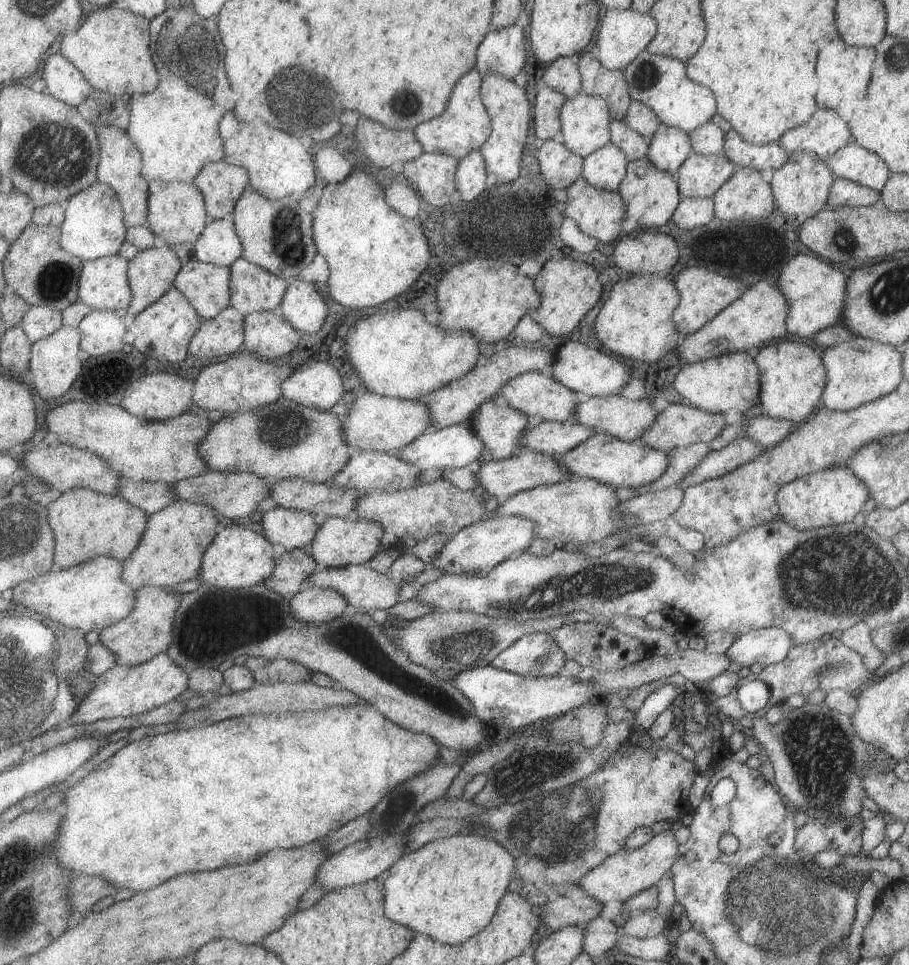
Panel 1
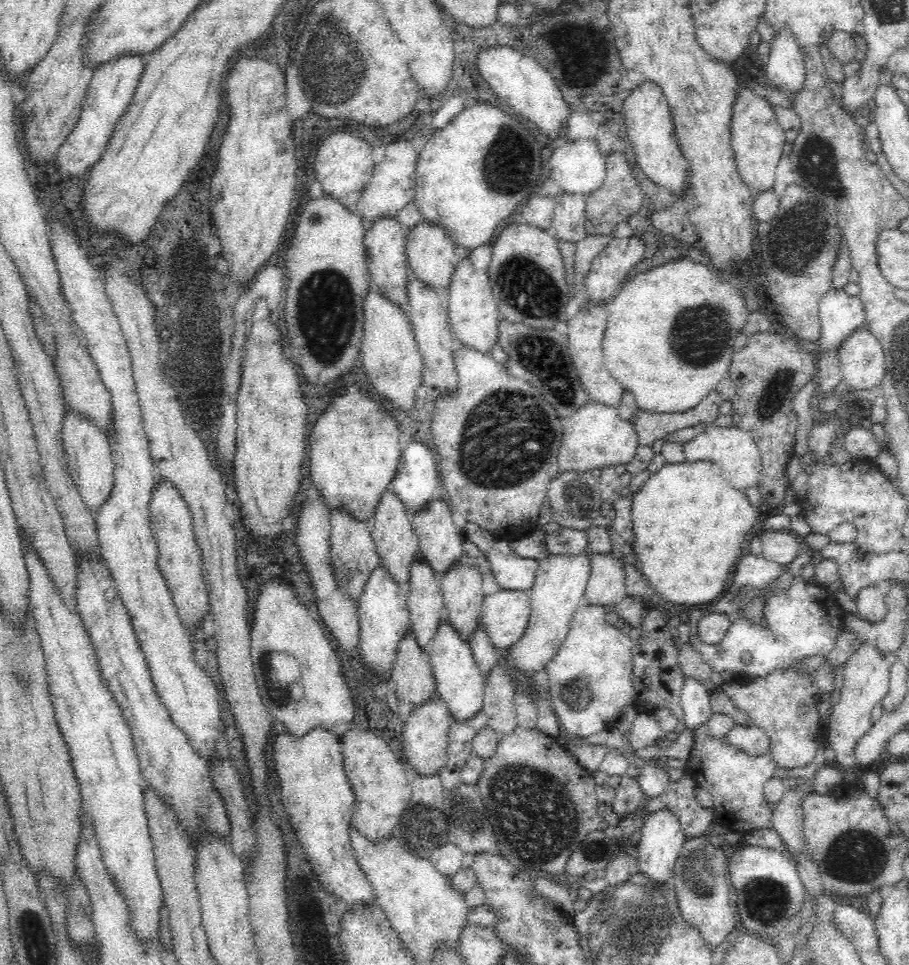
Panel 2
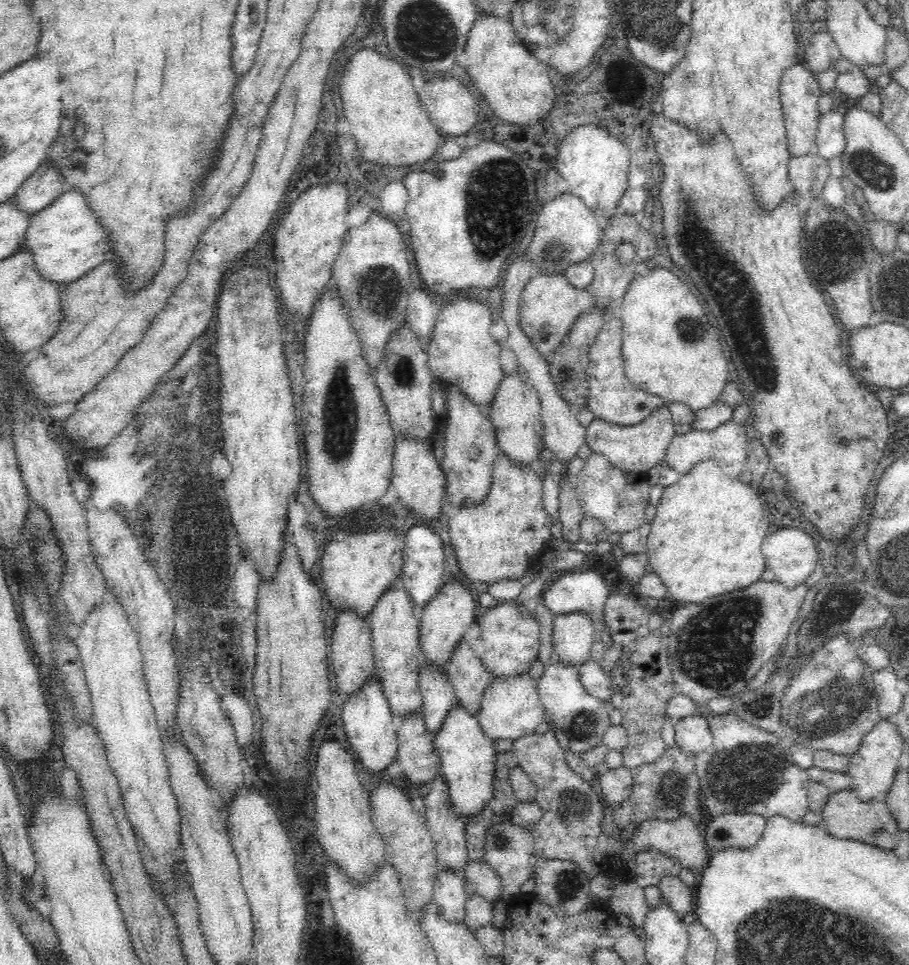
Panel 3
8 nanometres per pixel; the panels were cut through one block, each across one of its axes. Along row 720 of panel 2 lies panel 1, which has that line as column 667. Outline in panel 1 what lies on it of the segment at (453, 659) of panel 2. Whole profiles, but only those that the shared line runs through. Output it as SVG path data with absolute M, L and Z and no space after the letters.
M597 432L591 439L573 448L567 455L556 457L567 466L571 475L591 478L616 488L637 489L661 477L669 466L669 456L664 451L648 448L640 439L621 441L606 433Z

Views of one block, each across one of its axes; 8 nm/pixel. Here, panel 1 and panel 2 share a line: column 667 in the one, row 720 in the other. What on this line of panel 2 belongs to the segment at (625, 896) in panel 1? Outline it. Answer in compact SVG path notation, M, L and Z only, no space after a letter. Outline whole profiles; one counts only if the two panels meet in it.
M861 642L860 646L854 650L854 654L845 663L845 680L841 689L840 702L836 705L827 726L827 742L834 749L835 765L840 768L856 764L853 753L855 742L872 726L870 723L872 708L881 702L881 698L888 692L890 680L885 656L873 644Z

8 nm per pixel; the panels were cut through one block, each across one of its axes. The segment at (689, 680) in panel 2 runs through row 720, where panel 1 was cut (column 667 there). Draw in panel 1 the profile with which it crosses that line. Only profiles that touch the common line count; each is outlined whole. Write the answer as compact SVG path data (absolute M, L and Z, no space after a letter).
M661 684L657 690L651 692L637 712L633 720L633 732L648 732L655 719L672 704L681 690L671 684Z

